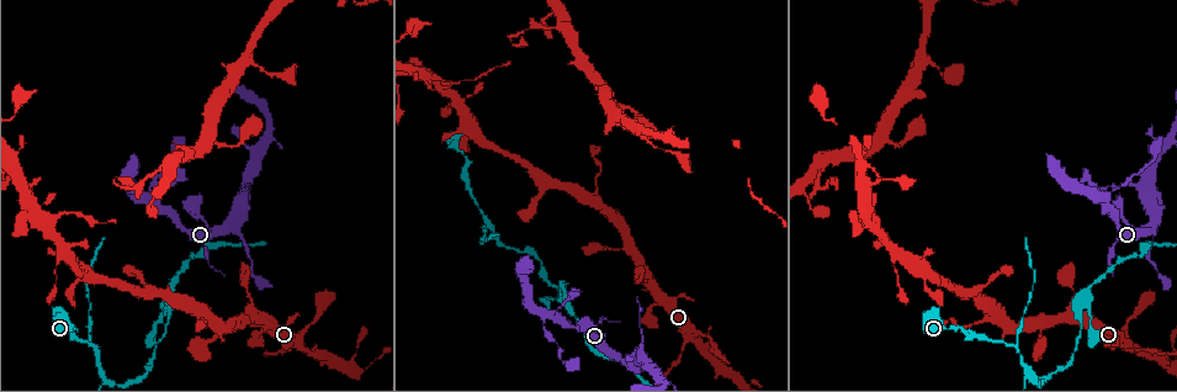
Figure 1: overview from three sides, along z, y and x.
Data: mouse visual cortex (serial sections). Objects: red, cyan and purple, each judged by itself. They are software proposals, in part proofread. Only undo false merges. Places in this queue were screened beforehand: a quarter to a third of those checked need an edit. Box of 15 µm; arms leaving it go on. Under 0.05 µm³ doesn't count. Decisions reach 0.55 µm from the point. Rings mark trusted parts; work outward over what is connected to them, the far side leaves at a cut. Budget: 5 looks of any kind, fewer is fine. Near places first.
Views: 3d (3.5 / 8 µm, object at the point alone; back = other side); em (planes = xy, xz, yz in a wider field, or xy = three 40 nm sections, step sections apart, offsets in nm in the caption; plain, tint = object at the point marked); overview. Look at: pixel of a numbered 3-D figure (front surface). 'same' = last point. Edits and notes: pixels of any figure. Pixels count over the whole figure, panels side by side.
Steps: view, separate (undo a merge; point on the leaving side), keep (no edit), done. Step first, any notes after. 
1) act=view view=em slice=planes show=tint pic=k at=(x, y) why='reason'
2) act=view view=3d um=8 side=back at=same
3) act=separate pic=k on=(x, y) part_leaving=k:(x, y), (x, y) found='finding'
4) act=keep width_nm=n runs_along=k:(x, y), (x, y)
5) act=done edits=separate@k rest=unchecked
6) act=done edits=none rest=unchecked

act=view view=3d um=8 pic=1 at=(1150, 226)

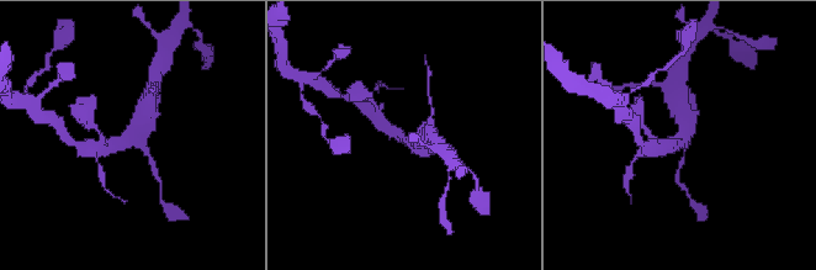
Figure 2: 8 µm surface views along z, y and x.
act=view view=em slice=xy step=2 show=tint pic=2 at=(683, 136) arms=3 arm_widths_nm=150,400,600 why='need the tissue'

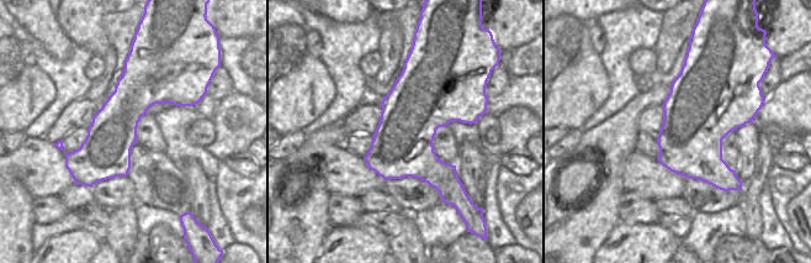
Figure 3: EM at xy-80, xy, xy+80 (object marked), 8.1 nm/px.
act=keep runs_along=2:(102, 147), (126, 143), (146, 109) found='continuous, no second cell'

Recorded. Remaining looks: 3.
act=view view=3d um=3.5 pic=1 at=(456, 83) why='sudden change in width'

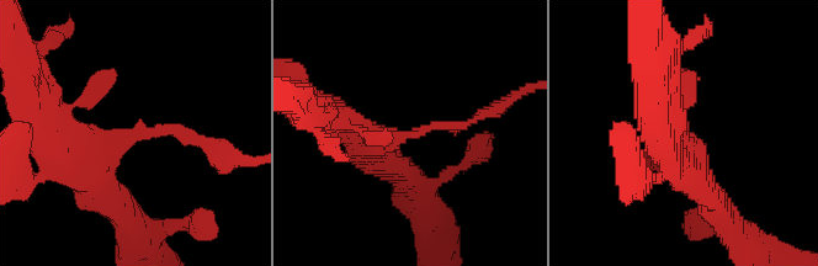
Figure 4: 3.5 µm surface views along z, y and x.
act=view view=em slice=xy step=1 show=tint pic=4 at=(133, 135) why='shape alone is not enough'

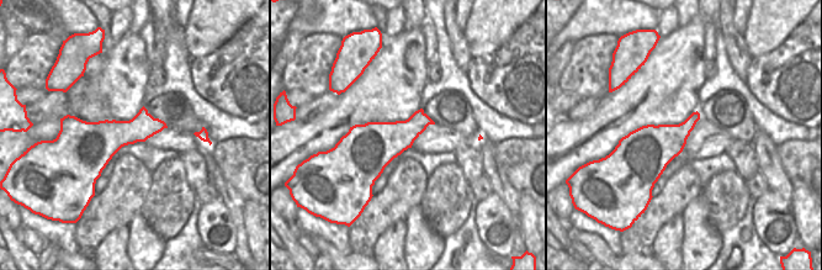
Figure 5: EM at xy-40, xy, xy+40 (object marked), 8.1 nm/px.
act=separate pic=4 on=(185, 141) found='a second cell is stuck on'

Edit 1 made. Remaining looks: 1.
act=done edits=separate@4 rest=unchecked

